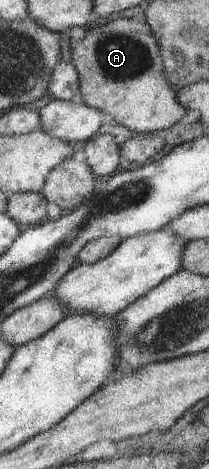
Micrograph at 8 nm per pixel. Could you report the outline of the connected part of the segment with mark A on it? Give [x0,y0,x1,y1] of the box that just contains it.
[71,18,187,133]

